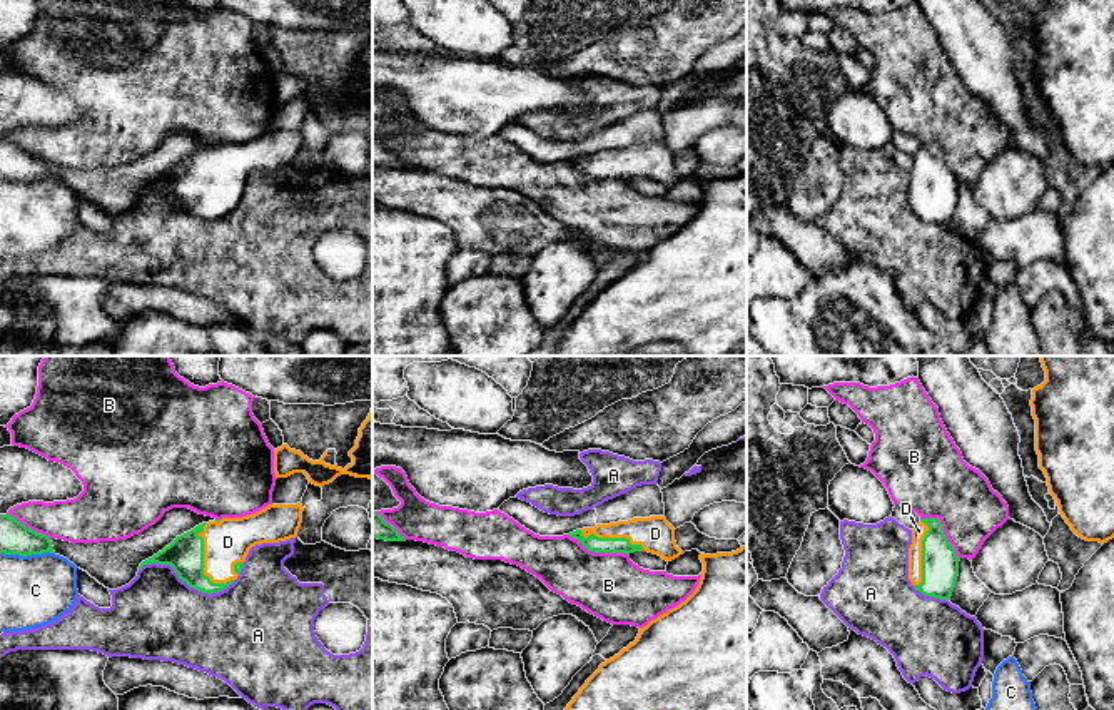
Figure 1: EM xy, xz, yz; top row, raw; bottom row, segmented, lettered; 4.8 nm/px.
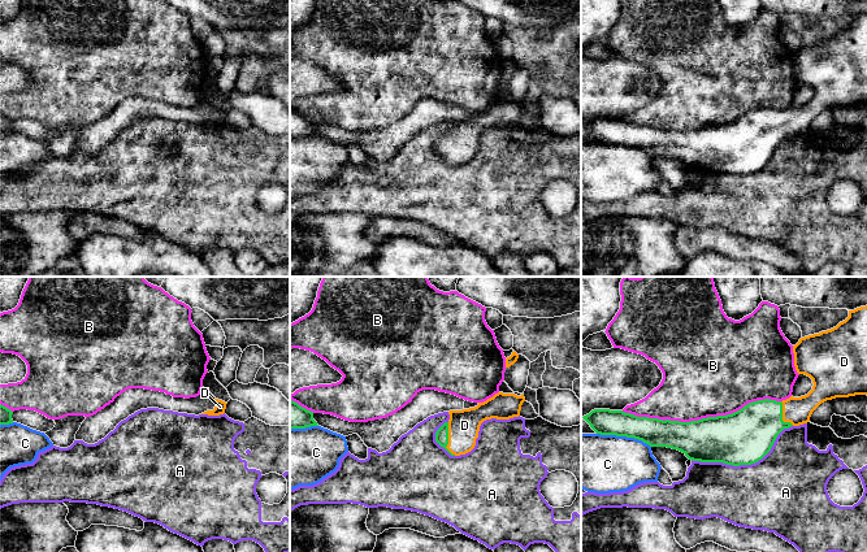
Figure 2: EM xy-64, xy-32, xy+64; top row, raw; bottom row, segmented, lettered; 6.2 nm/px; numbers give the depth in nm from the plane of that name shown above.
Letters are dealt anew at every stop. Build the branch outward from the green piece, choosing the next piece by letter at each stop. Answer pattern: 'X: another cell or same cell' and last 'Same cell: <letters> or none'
A: same cell
B: another cell
C: another cell
D: another cell
Same cell: A

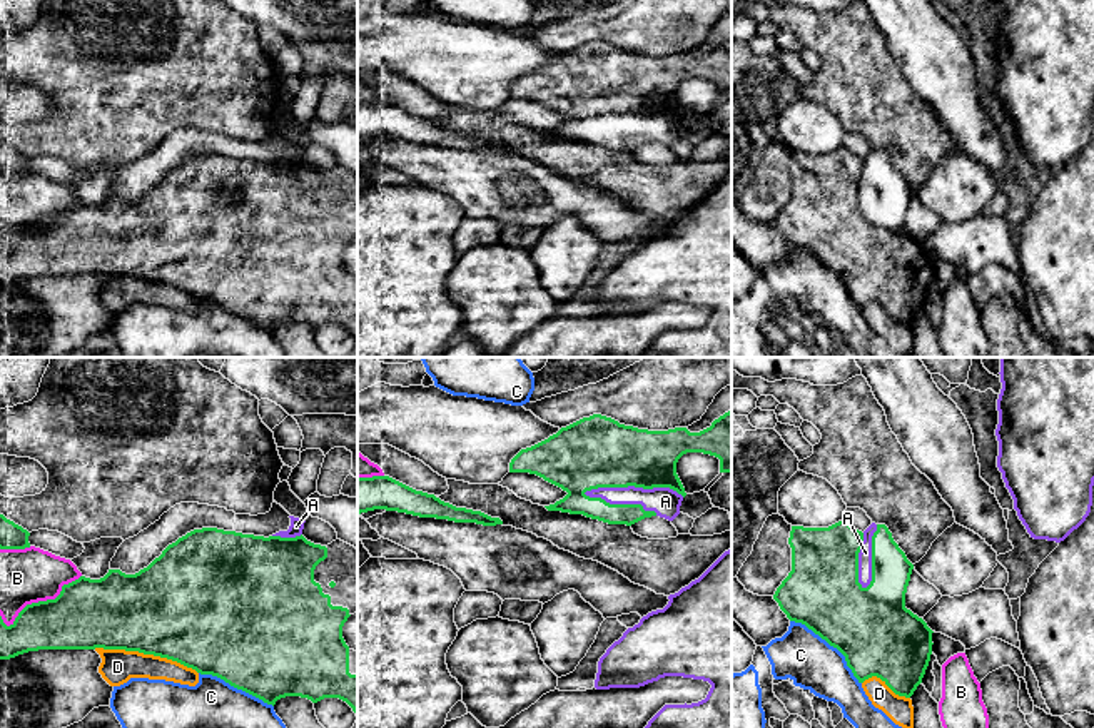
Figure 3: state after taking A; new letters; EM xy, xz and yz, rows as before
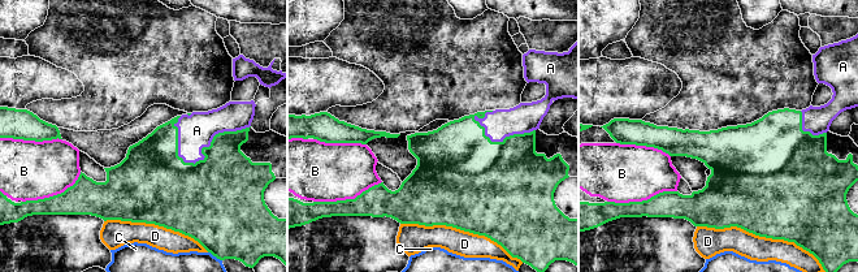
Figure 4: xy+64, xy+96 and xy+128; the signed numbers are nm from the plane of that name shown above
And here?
A: another cell
B: another cell
C: another cell
D: another cell
Same cell: none

